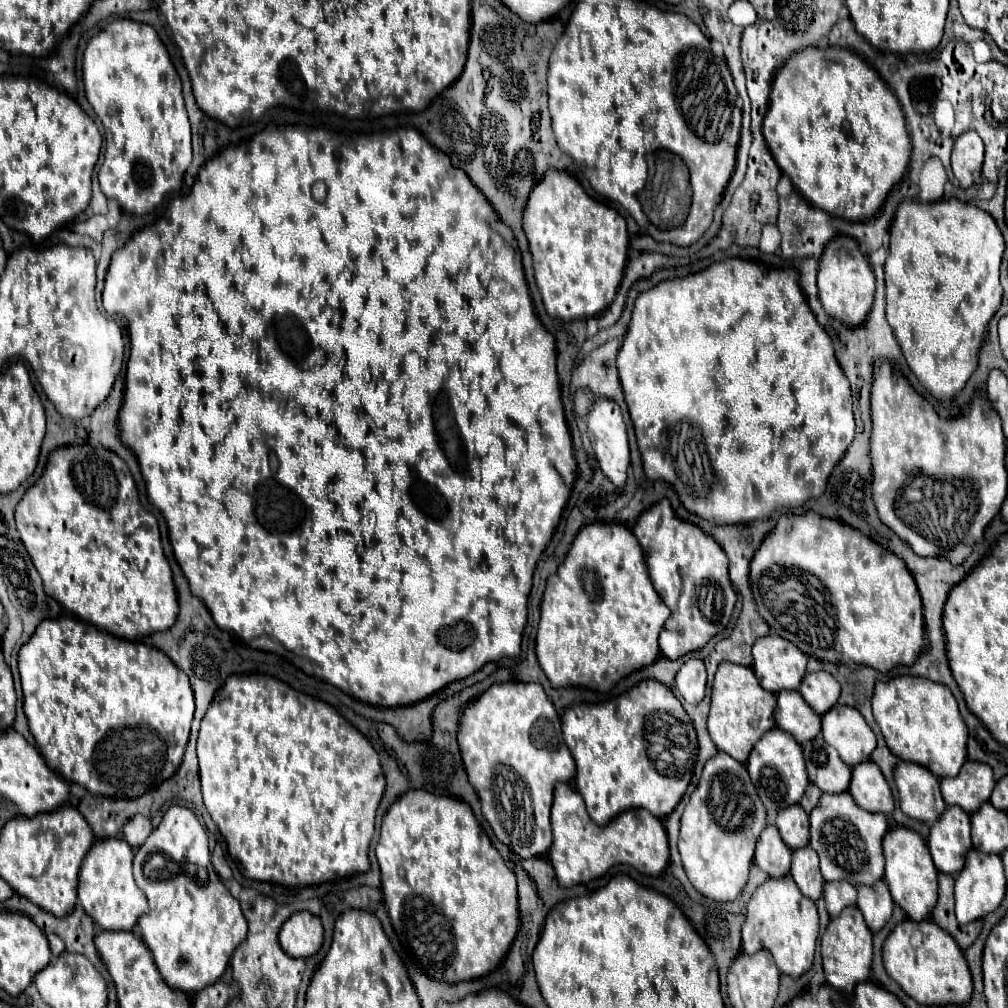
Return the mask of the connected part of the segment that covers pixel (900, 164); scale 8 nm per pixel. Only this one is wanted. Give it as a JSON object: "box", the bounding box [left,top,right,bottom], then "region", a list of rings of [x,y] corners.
{"box":[763,46,911,222],"region":[[[811,46],[785,62],[773,82],[763,136],[781,172],[791,178],[807,202],[851,222],[869,220],[881,210],[889,192],[903,180],[911,158],[911,136],[899,100],[871,66],[839,46],[827,50]]]}

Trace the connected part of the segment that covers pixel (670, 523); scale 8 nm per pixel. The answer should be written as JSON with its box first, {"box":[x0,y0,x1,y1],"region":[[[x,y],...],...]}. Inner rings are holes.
{"box":[633,500,737,660],"region":[[[661,500],[657,506],[643,512],[633,526],[633,534],[645,550],[653,588],[673,610],[659,634],[661,654],[669,660],[677,660],[689,652],[701,650],[715,634],[725,630],[737,602],[727,572],[729,560],[725,552],[697,526],[677,520],[669,500]]]}

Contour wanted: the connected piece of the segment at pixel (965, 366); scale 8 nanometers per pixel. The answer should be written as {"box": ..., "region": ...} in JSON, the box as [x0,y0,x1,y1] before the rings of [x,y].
{"box":[885,198,1003,408],"region":[[[957,198],[939,202],[905,200],[891,226],[891,246],[885,262],[887,322],[913,374],[945,408],[949,408],[957,392],[963,390],[975,372],[987,324],[1001,306],[1003,288],[999,282],[999,264],[1003,250],[1003,234],[995,220],[989,218],[985,210],[959,202]]]}

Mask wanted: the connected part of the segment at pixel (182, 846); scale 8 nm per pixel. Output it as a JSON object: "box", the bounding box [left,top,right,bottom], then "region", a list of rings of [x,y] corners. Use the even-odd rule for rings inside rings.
{"box":[133,804,247,994],"region":[[[175,804],[165,812],[159,826],[147,838],[147,842],[135,852],[133,874],[137,886],[145,892],[149,902],[149,910],[139,918],[139,928],[143,932],[147,948],[153,952],[155,964],[163,978],[173,988],[185,990],[189,994],[201,992],[205,986],[217,982],[225,972],[225,966],[233,950],[245,940],[247,922],[239,902],[223,886],[221,878],[217,876],[211,864],[207,834],[191,808]]]}

